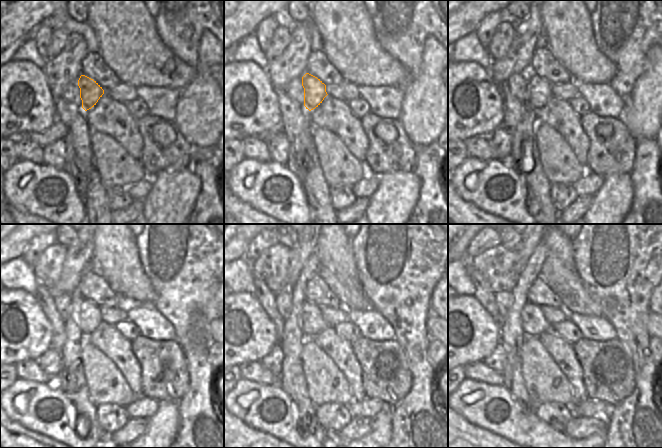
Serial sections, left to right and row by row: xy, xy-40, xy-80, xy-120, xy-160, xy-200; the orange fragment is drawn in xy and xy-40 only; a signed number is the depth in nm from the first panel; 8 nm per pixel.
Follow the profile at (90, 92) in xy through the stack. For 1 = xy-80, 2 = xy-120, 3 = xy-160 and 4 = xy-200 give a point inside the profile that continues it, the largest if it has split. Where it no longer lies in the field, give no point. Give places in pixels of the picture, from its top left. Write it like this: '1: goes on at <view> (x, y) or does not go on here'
1: goes on at xy-80 (538, 93)
2: goes on at xy-120 (89, 318)
3: goes on at xy-160 (312, 322)
4: goes on at xy-200 (534, 324)

